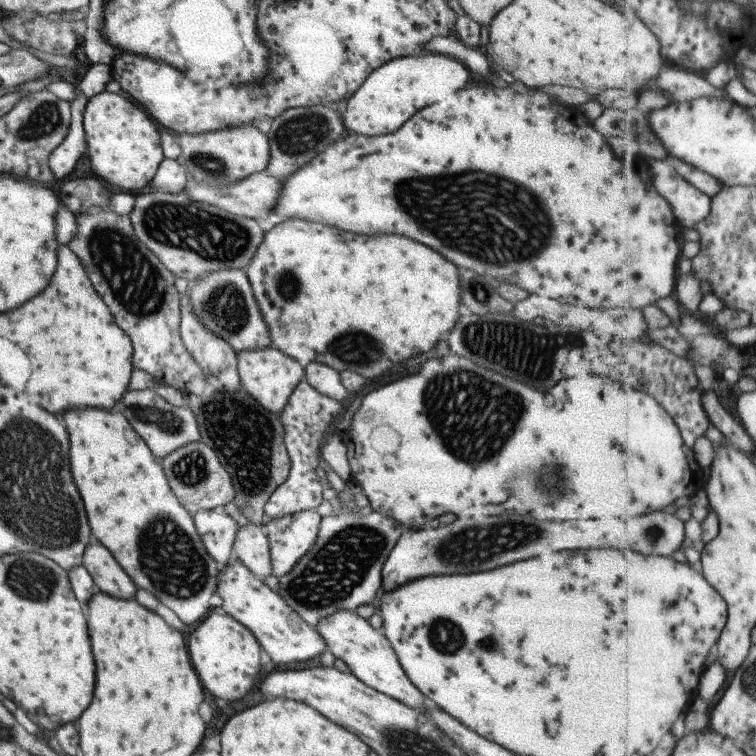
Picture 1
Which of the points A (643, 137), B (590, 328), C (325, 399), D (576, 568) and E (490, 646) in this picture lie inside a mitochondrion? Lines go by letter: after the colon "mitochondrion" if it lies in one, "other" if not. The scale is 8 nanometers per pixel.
A: mitochondrion
B: other
C: other
D: other
E: mitochondrion

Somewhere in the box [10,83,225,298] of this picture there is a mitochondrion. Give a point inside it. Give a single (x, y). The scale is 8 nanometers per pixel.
(44, 121)

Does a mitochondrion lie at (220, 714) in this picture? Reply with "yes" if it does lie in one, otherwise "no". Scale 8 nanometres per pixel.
no

